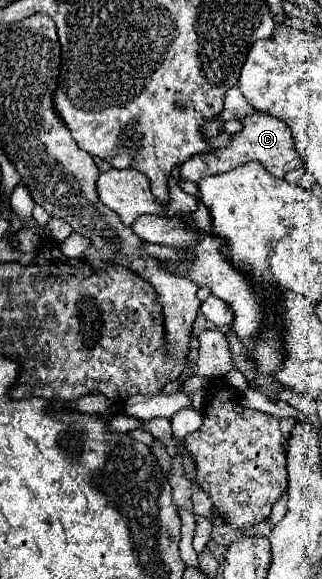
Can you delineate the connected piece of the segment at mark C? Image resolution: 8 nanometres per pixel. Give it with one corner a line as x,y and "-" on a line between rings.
254,111
252,115
246,115
240,121
244,127
242,127
242,131
238,131
230,137
230,145
226,145
222,149
212,149
212,153
206,153
204,157
190,157
182,165
180,177
198,183
202,177
226,173
230,169
240,167
250,161
262,163
266,167
266,171
270,171
276,177
284,177
284,173
302,165
302,157
296,153
294,141
290,137
290,129
284,125
284,121
280,121
278,117
272,117
270,113
264,113
264,111

